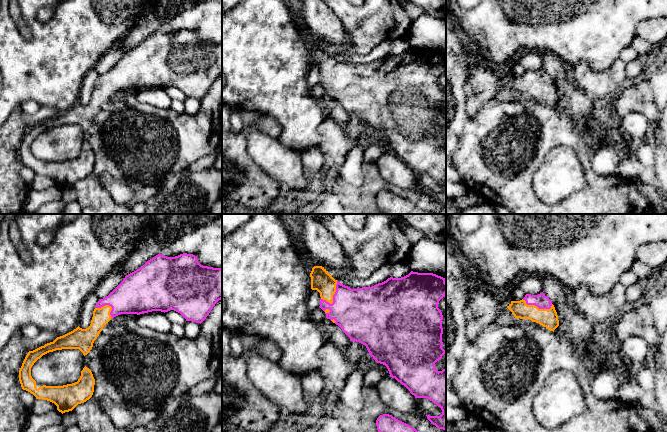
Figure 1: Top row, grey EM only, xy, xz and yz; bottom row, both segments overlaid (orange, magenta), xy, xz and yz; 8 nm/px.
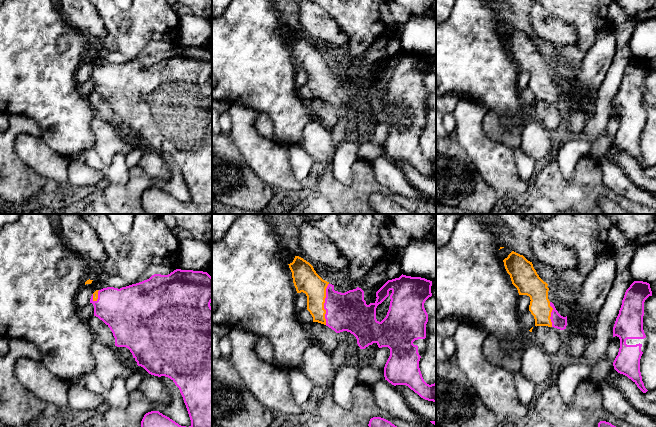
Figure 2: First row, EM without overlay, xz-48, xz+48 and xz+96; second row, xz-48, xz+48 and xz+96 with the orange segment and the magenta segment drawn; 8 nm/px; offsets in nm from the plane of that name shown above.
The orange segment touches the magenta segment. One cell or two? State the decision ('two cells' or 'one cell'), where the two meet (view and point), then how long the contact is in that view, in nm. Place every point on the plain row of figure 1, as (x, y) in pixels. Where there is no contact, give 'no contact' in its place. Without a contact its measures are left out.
one cell; meets orange in yz at (536, 82); contact 260 nm long

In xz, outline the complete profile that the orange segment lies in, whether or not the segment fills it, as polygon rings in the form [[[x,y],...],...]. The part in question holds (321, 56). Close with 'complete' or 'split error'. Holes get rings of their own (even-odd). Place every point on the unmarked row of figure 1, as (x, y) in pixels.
[[[314,42],[310,49],[311,65],[320,69],[320,84],[326,94],[338,101],[350,114],[366,122],[369,131],[387,143],[390,153],[404,161],[415,174],[427,174],[441,184],[440,192],[426,191],[438,205],[446,206],[446,145],[437,147],[435,139],[445,130],[442,124],[443,91],[438,84],[439,77],[445,73],[445,54],[433,49],[411,47],[401,54],[390,53],[372,63],[351,65],[335,56],[322,42]]]; split error

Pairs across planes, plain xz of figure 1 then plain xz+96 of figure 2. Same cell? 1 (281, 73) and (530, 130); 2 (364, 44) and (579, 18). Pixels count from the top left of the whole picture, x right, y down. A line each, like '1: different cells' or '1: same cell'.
1: different cells
2: same cell

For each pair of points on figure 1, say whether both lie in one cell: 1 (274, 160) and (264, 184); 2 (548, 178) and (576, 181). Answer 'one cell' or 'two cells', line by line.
1: two cells
2: one cell

